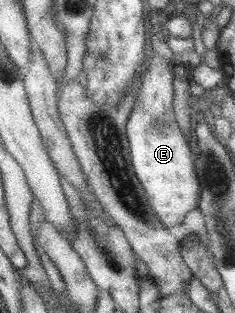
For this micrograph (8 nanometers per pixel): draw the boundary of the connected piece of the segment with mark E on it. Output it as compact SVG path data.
M158 54L151 56L151 62L140 79L136 106L132 106L126 121L126 136L130 151L130 164L136 178L145 190L149 205L161 221L161 225L177 226L191 209L197 208L200 187L195 173L194 159L187 139L183 136L171 104L171 76L167 62Z

